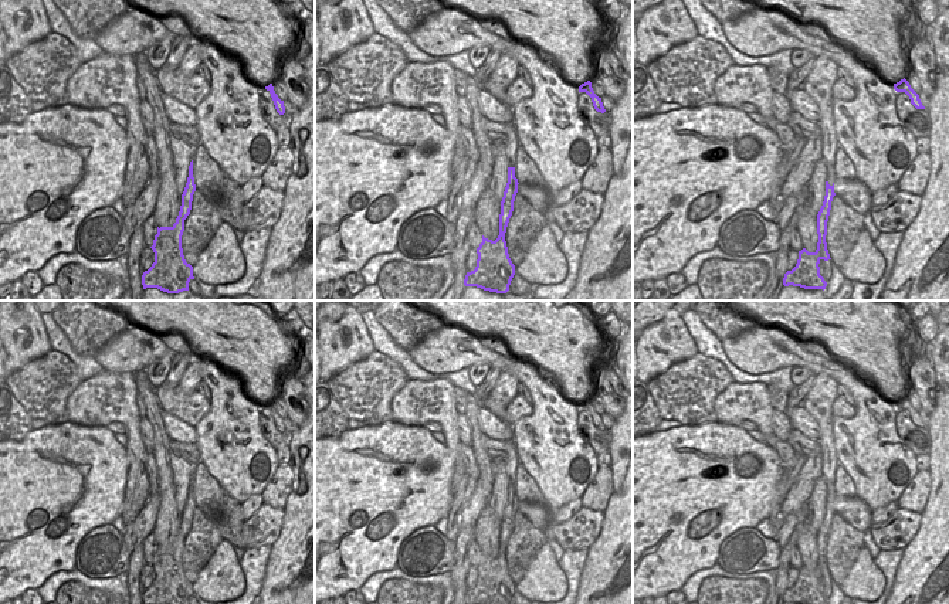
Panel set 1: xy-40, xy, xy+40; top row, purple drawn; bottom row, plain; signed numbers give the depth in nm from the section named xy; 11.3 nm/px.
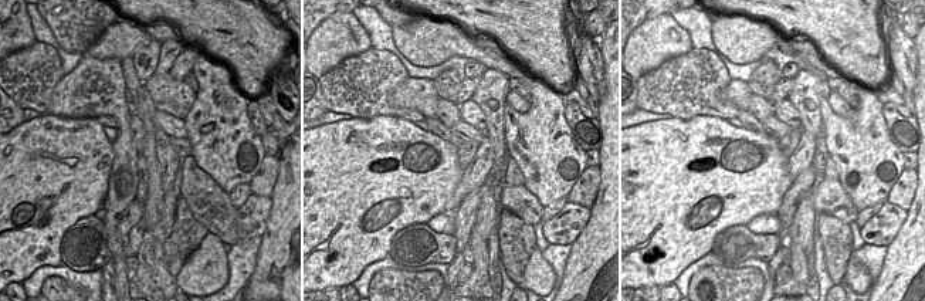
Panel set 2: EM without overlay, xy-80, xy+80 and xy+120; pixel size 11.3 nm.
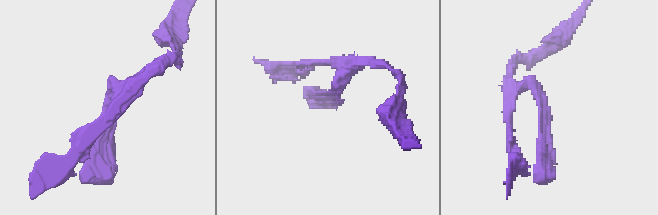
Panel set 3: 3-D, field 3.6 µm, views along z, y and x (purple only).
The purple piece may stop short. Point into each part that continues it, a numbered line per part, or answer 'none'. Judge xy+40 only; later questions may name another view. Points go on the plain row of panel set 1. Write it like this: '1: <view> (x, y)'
none

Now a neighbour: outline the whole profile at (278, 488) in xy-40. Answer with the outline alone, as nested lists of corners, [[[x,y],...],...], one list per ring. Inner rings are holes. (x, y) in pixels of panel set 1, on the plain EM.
[[[279,464],[275,474],[262,491],[262,500],[275,509],[284,509],[292,491],[294,472],[289,464]]]

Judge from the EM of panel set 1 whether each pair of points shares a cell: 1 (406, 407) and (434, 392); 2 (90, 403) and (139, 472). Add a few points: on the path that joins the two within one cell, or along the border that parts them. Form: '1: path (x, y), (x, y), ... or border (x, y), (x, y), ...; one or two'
1: path (413, 404), (427, 399); one
2: path (112, 404), (134, 427), (135, 450); one

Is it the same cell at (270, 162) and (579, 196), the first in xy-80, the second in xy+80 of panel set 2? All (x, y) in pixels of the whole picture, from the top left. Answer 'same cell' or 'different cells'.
same cell

